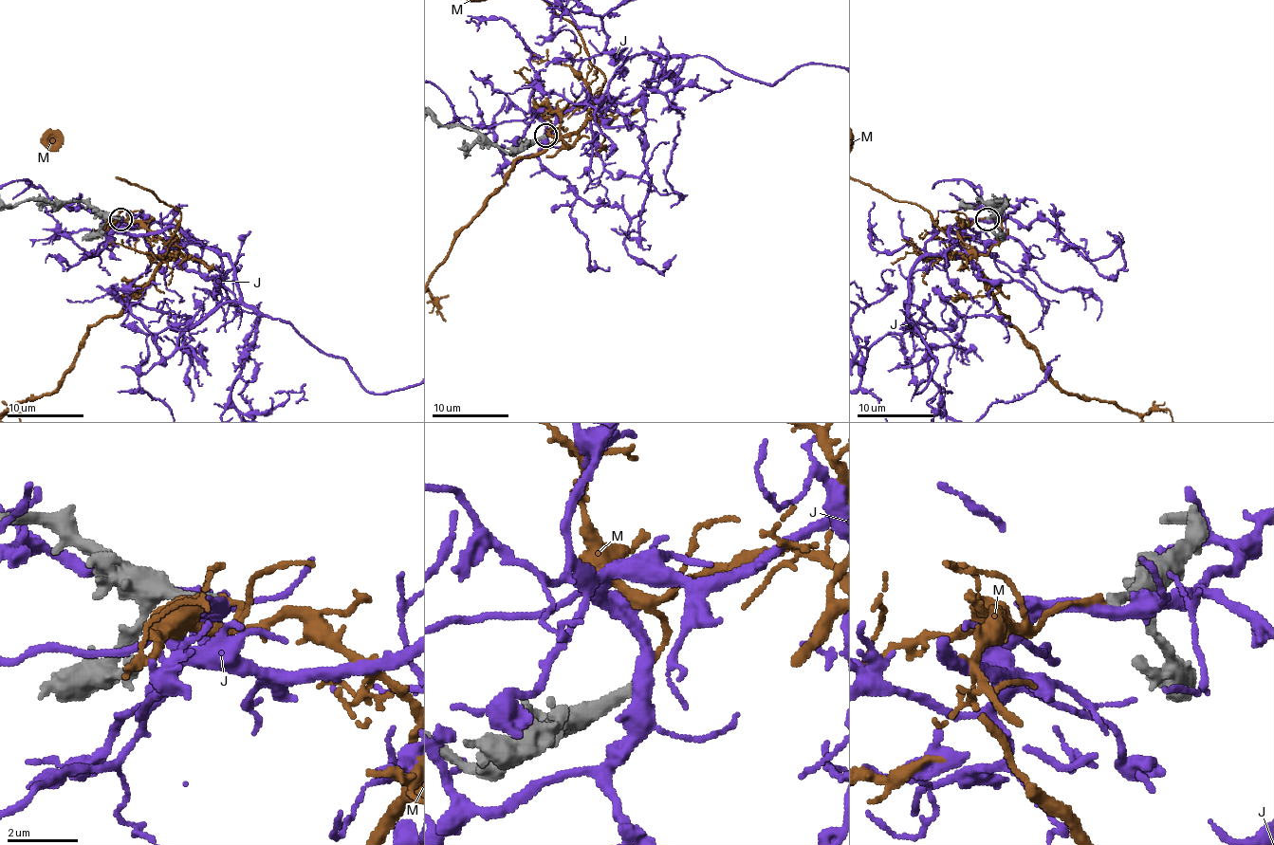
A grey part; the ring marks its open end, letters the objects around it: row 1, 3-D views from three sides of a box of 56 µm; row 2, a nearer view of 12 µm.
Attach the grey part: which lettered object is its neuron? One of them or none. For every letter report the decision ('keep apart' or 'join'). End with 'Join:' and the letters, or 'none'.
J: keep apart
M: keep apart
Join: none

